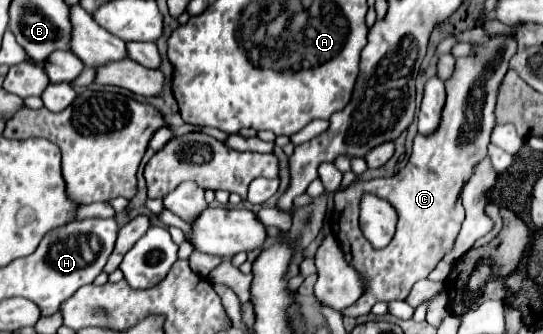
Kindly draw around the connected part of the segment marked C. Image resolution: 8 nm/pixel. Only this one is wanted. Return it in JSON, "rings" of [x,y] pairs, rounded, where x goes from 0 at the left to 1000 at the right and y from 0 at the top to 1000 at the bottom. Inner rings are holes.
{"rings":[[[904,111],[904,123],[893,141],[875,135],[875,153],[871,153],[867,171],[842,177],[838,219],[820,249],[823,308],[820,308],[816,338],[812,338],[812,374],[790,410],[779,410],[779,404],[764,410],[761,458],[753,470],[753,488],[746,494],[746,506],[738,506],[724,530],[683,536],[683,542],[672,542],[672,548],[650,548],[639,566],[617,578],[617,590],[613,590],[617,632],[613,632],[613,650],[610,650],[610,692],[621,710],[621,722],[628,728],[639,787],[646,787],[646,799],[654,799],[676,835],[672,883],[654,913],[632,925],[628,943],[639,943],[639,949],[643,943],[676,943],[694,901],[746,895],[753,883],[761,847],[768,847],[772,835],[786,835],[786,823],[805,799],[805,787],[820,769],[820,757],[831,751],[831,740],[838,734],[849,668],[856,656],[856,632],[853,632],[845,584],[849,584],[853,554],[867,530],[871,500],[890,476],[890,464],[897,464],[901,410],[904,410],[904,392],[912,380],[908,326],[912,326],[915,266],[923,254],[926,225],[937,207],[937,177],[948,159],[948,147],[952,147],[952,129],[941,111]],[[665,578],[687,578],[702,596],[713,596],[735,632],[731,698],[709,746],[687,746],[680,734],[680,722],[669,710],[665,686],[661,686],[657,656],[661,656],[661,590],[665,590]]]}

